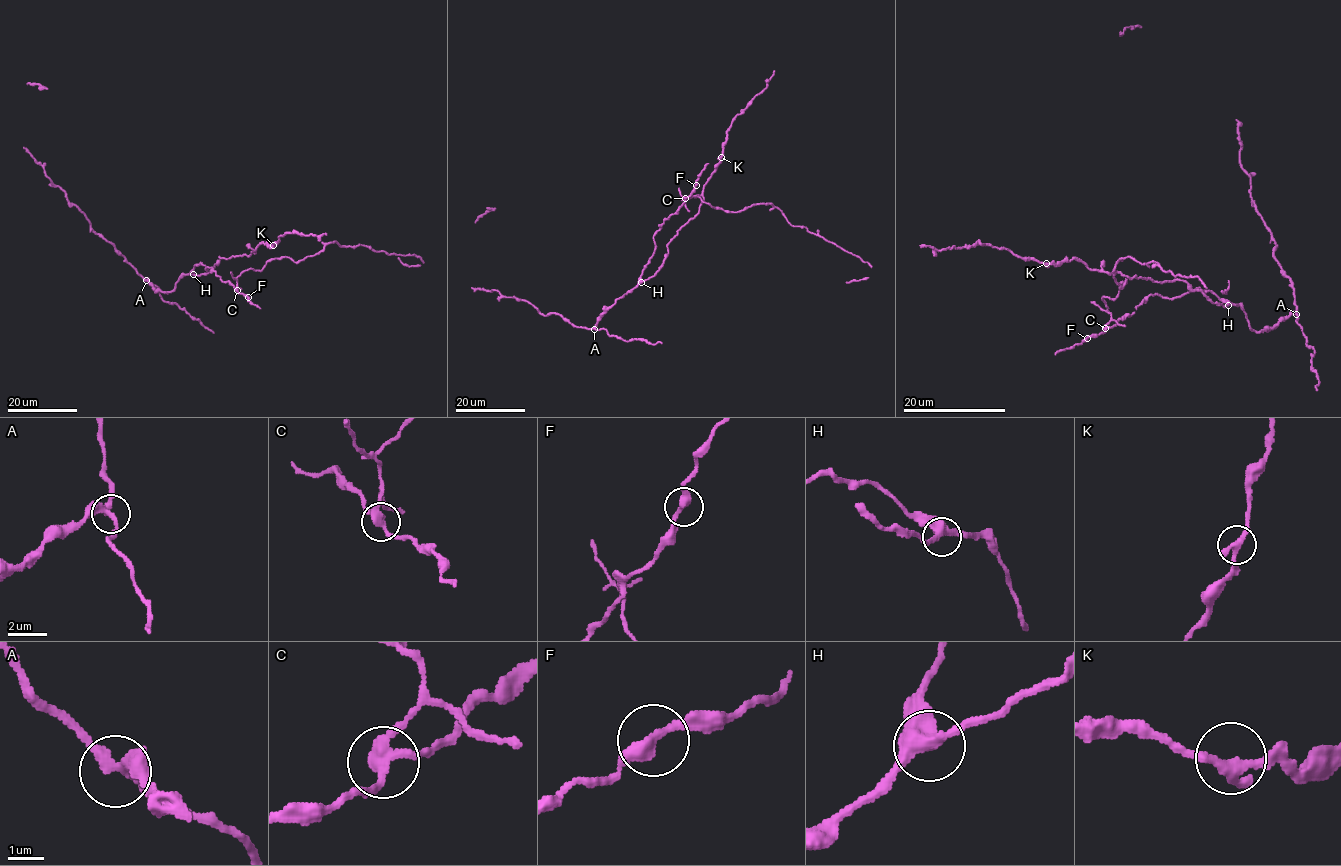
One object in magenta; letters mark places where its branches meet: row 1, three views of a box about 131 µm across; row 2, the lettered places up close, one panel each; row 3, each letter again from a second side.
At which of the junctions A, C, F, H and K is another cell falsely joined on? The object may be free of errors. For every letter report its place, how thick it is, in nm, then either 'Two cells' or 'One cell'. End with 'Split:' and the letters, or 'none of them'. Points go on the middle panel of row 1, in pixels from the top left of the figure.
A: Place: (594, 329). Thickness 280 nm. One cell
C: Place: (685, 198). Thickness 300 nm. Two cells
F: Place: (696, 185). Thickness 360 nm. One cell
H: Place: (641, 282). Thickness 380 nm. One cell
K: Place: (721, 157). Thickness 280 nm. One cell
Split: C

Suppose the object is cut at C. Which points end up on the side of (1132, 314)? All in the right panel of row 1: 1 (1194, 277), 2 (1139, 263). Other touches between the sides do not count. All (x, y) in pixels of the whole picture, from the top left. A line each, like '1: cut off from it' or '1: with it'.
1: cut off from it
2: cut off from it

